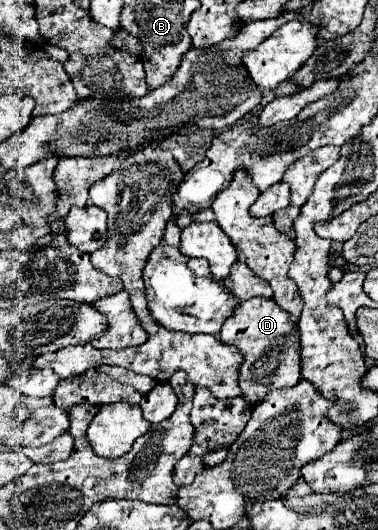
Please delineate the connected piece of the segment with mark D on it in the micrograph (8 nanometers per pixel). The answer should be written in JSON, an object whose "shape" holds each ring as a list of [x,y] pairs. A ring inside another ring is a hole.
{"shape":[[[252,298],[252,300],[242,302],[236,308],[234,316],[224,322],[220,338],[226,344],[238,346],[240,352],[244,354],[244,364],[240,366],[238,382],[240,382],[244,400],[248,400],[252,406],[258,404],[268,392],[278,390],[278,388],[290,388],[300,380],[300,362],[302,362],[300,360],[300,336],[296,332],[296,324],[292,324],[290,316],[274,300],[270,300],[270,298]]]}

